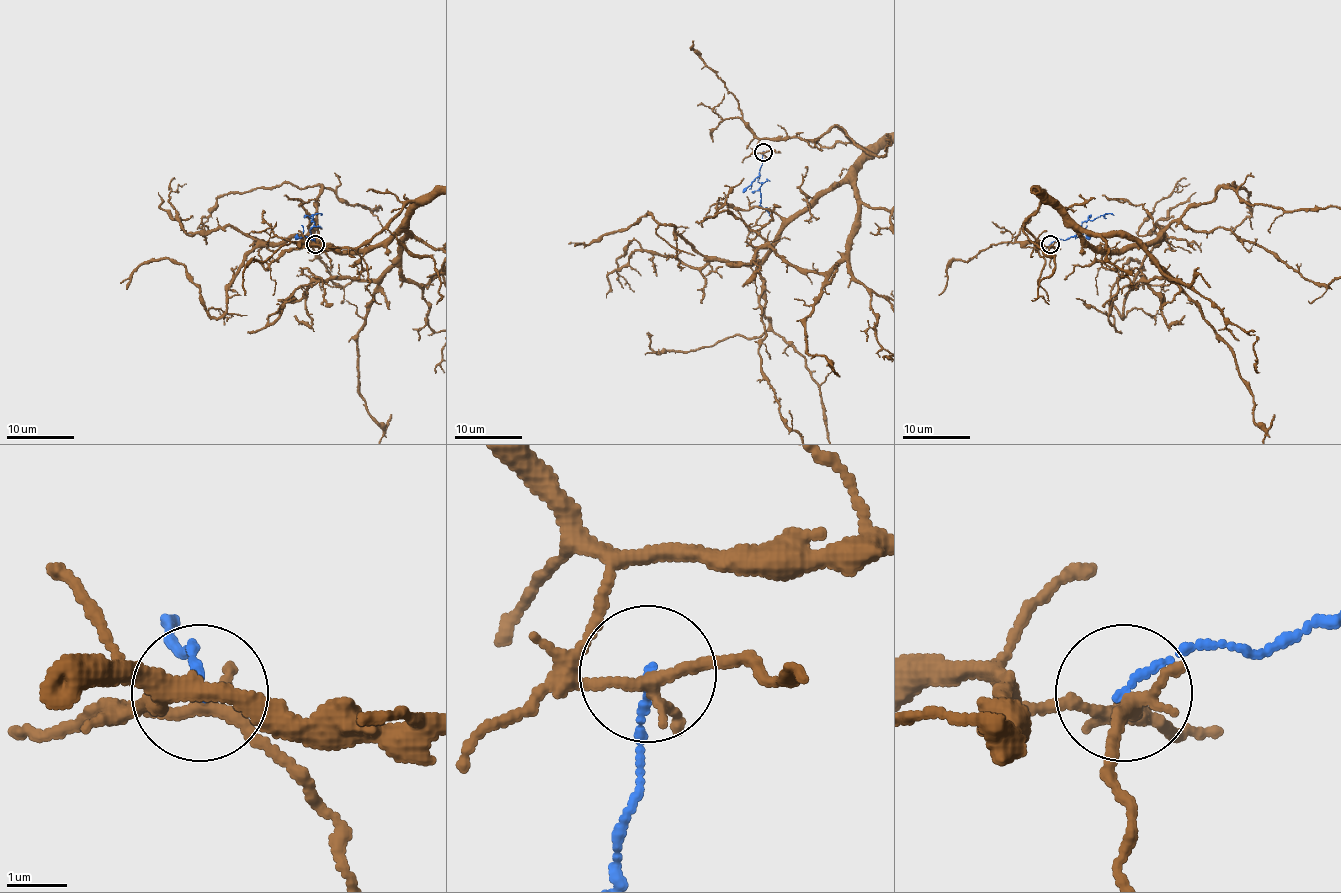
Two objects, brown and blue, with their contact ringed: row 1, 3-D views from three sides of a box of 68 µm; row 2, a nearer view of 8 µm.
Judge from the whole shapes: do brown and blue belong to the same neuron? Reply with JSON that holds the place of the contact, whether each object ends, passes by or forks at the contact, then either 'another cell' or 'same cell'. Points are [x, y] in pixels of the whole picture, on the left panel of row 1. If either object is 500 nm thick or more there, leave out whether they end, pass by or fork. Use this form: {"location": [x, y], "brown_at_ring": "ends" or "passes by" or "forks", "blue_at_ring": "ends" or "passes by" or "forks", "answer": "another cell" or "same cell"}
{"location": [315, 244], "brown_at_ring": "passes by", "blue_at_ring": "ends", "answer": "another cell"}

